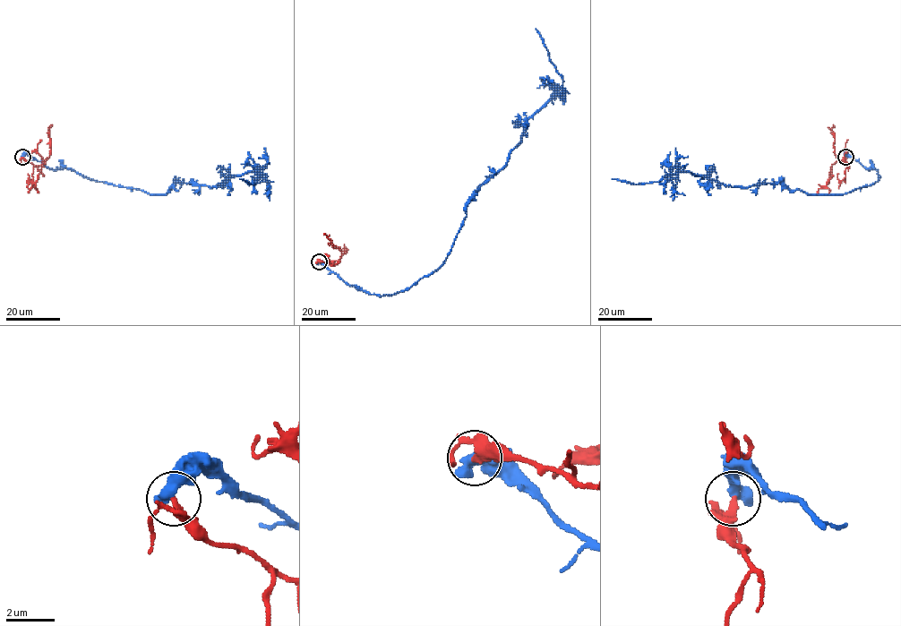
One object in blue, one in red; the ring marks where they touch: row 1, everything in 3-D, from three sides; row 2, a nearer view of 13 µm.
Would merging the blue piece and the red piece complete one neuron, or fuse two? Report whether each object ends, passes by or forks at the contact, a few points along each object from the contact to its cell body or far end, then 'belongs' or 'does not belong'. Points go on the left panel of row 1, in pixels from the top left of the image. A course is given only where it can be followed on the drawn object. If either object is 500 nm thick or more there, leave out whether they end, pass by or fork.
blue runs (22, 157), (151, 195), (165, 195), (176, 183), (210, 188), (248, 172), (267, 177), (253, 184), (239, 179); red runs (22, 157), (34, 165), (38, 166), (45, 160), (36, 183), (28, 192); does not belong

